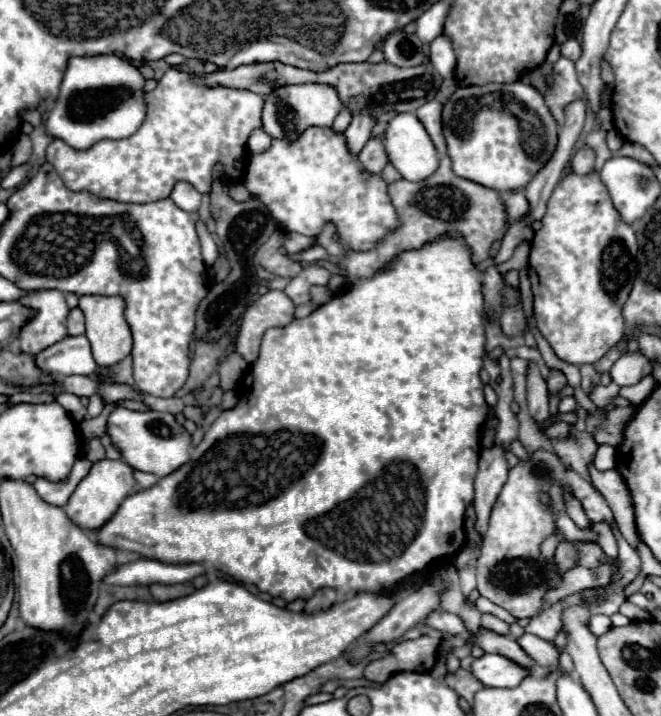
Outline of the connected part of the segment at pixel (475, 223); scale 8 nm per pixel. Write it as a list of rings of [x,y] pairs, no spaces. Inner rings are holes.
[[[446,156],[440,160],[438,170],[422,182],[410,182],[400,178],[388,184],[388,196],[398,212],[400,226],[388,232],[380,242],[376,242],[374,248],[364,252],[354,252],[352,248],[342,246],[340,242],[332,242],[326,234],[320,234],[316,240],[328,252],[330,262],[342,266],[350,278],[368,278],[376,274],[376,270],[382,270],[396,254],[420,248],[424,242],[430,242],[444,232],[460,232],[466,238],[468,246],[472,248],[472,260],[476,264],[486,260],[490,244],[502,238],[508,230],[502,196],[492,188],[456,176],[450,164],[452,164],[450,158]]]

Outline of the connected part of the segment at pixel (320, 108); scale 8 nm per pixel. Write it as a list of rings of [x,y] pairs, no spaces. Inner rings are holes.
[[[316,84],[280,86],[280,88],[272,90],[272,94],[266,96],[266,104],[264,104],[264,112],[262,112],[264,132],[270,138],[294,142],[310,126],[330,128],[340,110],[342,110],[340,98],[336,98],[336,90],[332,90],[332,86],[316,86]]]

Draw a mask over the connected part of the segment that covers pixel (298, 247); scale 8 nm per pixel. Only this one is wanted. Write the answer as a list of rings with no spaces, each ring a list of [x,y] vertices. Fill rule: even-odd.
[[[286,232],[284,234],[284,250],[286,254],[298,254],[306,248],[310,248],[314,244],[314,238],[308,238],[304,234],[298,234],[298,232]]]

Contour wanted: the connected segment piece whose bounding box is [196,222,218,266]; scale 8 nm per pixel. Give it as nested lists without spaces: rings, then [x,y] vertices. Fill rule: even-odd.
[[[198,222],[198,224],[196,224],[196,230],[198,230],[198,236],[200,236],[200,246],[202,246],[204,264],[206,264],[206,266],[212,266],[212,262],[218,258],[218,246],[216,246],[216,242],[212,240],[210,232],[206,230],[206,224],[204,224],[204,222]]]

